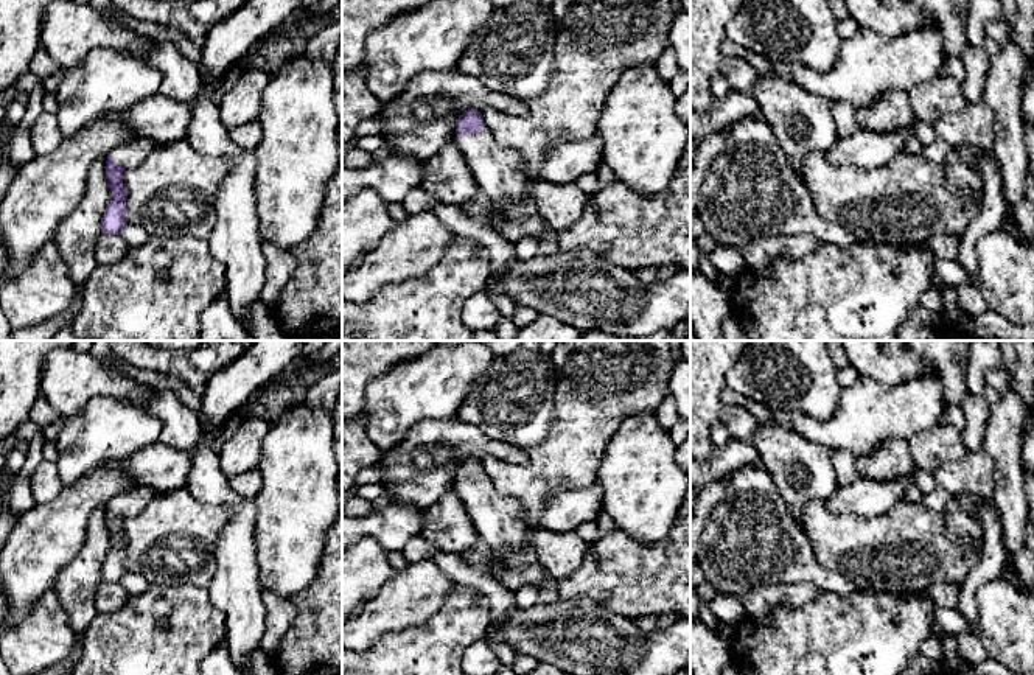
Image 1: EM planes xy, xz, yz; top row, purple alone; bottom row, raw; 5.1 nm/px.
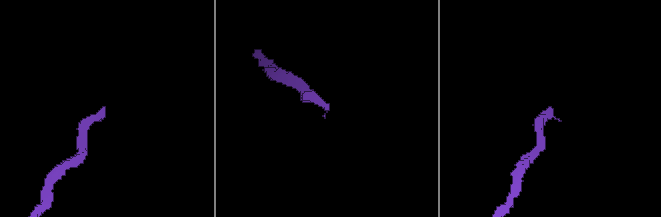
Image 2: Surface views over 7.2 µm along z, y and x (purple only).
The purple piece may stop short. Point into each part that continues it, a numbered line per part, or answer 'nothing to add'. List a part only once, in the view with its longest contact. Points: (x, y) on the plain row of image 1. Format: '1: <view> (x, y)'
1: xz (499, 521)

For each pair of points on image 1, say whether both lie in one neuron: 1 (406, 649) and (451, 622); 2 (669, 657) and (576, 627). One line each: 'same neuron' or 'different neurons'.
1: same neuron
2: same neuron

